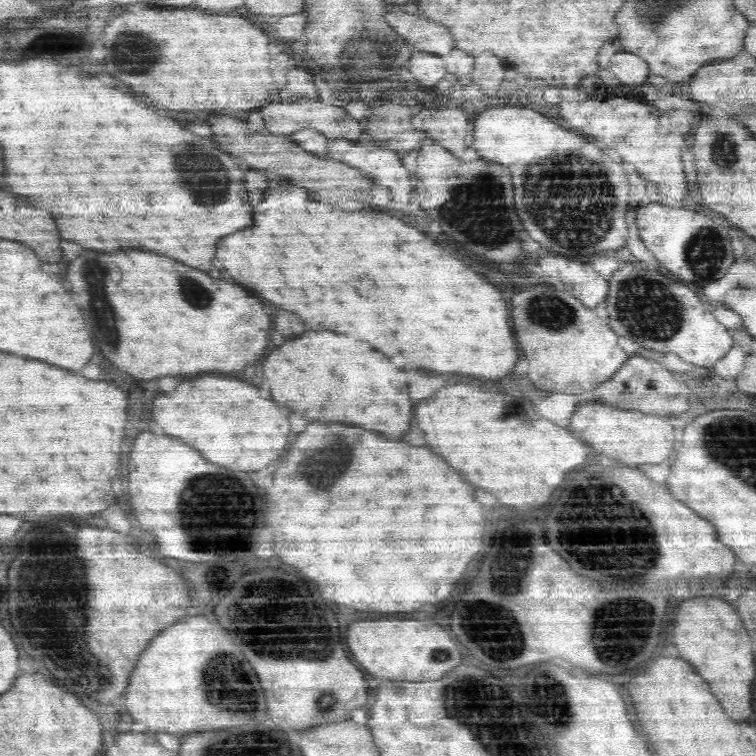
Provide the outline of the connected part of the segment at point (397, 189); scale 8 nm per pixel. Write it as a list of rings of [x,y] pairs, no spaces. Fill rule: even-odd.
[[[332,140],[328,144],[328,158],[334,160],[334,162],[340,162],[340,164],[344,162],[344,166],[350,166],[350,168],[358,170],[364,178],[368,178],[368,182],[372,186],[386,188],[388,194],[390,194],[390,198],[392,198],[392,202],[396,202],[393,206],[405,206],[410,202],[410,198],[412,197],[410,174],[398,162],[398,158],[394,156],[394,152],[380,150],[380,148],[360,148],[360,146],[354,146],[350,142],[344,142],[344,140]]]

